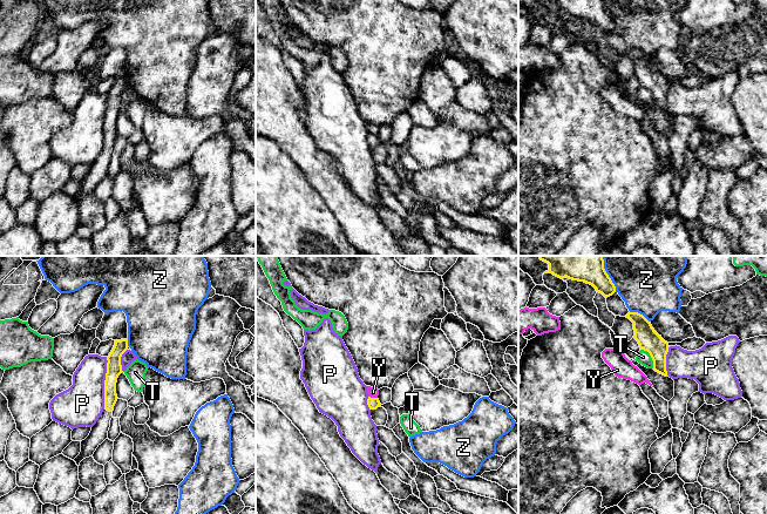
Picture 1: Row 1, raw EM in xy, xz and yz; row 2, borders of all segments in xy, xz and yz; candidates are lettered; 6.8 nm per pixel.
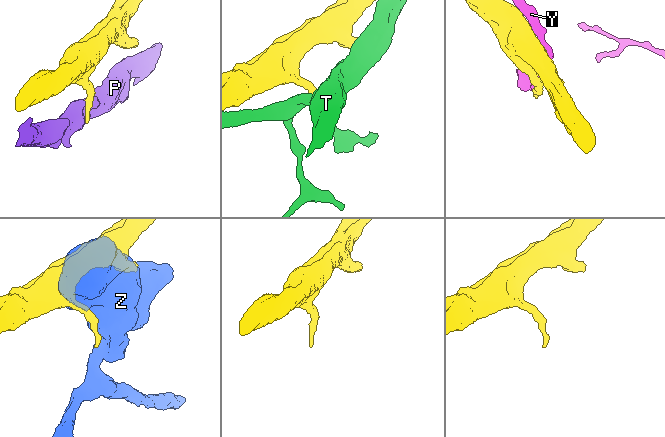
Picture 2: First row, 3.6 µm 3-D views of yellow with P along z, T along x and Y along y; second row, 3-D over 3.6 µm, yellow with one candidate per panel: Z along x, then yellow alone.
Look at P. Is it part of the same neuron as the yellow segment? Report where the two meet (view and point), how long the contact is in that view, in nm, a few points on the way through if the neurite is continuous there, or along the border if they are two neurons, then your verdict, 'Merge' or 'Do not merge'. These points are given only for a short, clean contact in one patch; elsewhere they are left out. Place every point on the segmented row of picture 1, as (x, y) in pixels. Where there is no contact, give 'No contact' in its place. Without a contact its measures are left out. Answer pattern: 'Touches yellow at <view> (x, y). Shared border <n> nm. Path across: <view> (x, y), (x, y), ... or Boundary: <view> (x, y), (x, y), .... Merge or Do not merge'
Touches yellow at xy (104, 383). Shared border 360 nm. Do not merge

